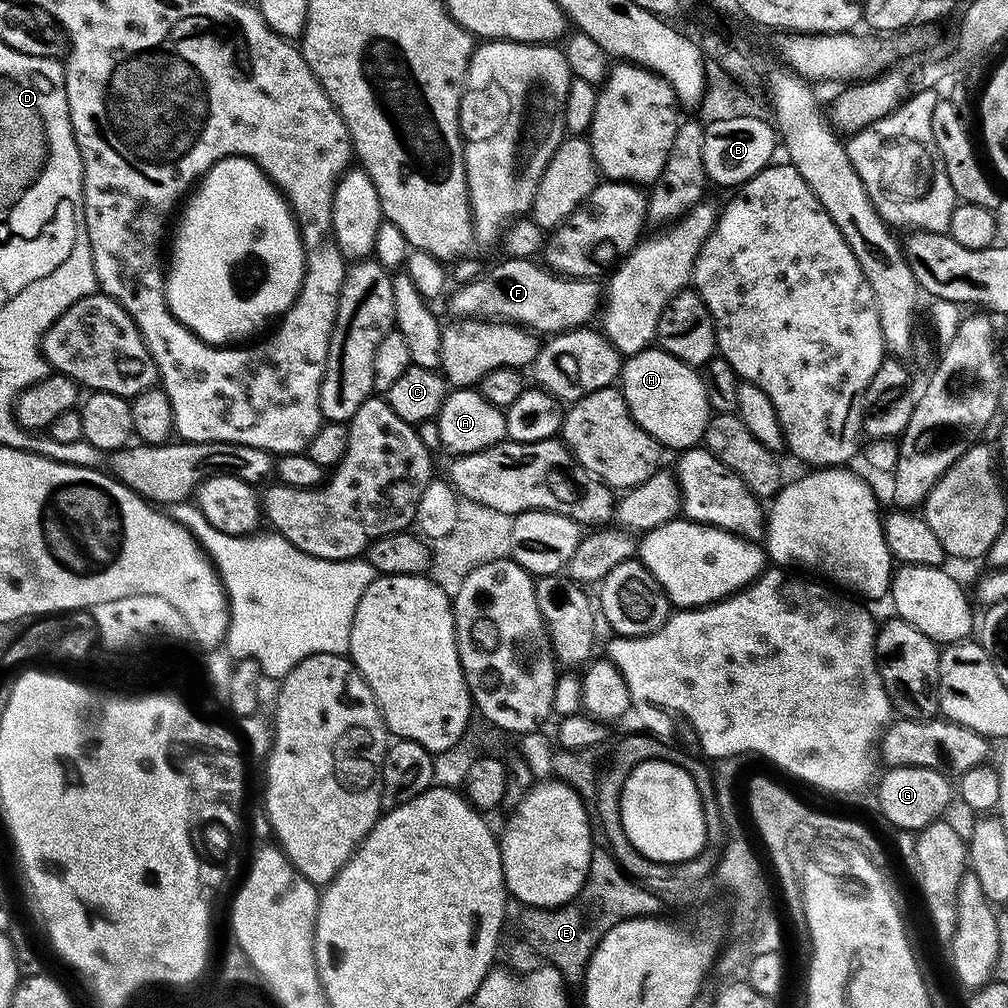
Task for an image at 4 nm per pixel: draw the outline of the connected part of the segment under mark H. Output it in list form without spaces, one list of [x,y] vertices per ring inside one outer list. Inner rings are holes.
[[[649,346],[623,361],[618,387],[624,393],[634,422],[665,449],[694,448],[703,441],[710,415],[708,385],[693,365],[674,358],[674,354],[664,352],[658,346]]]

